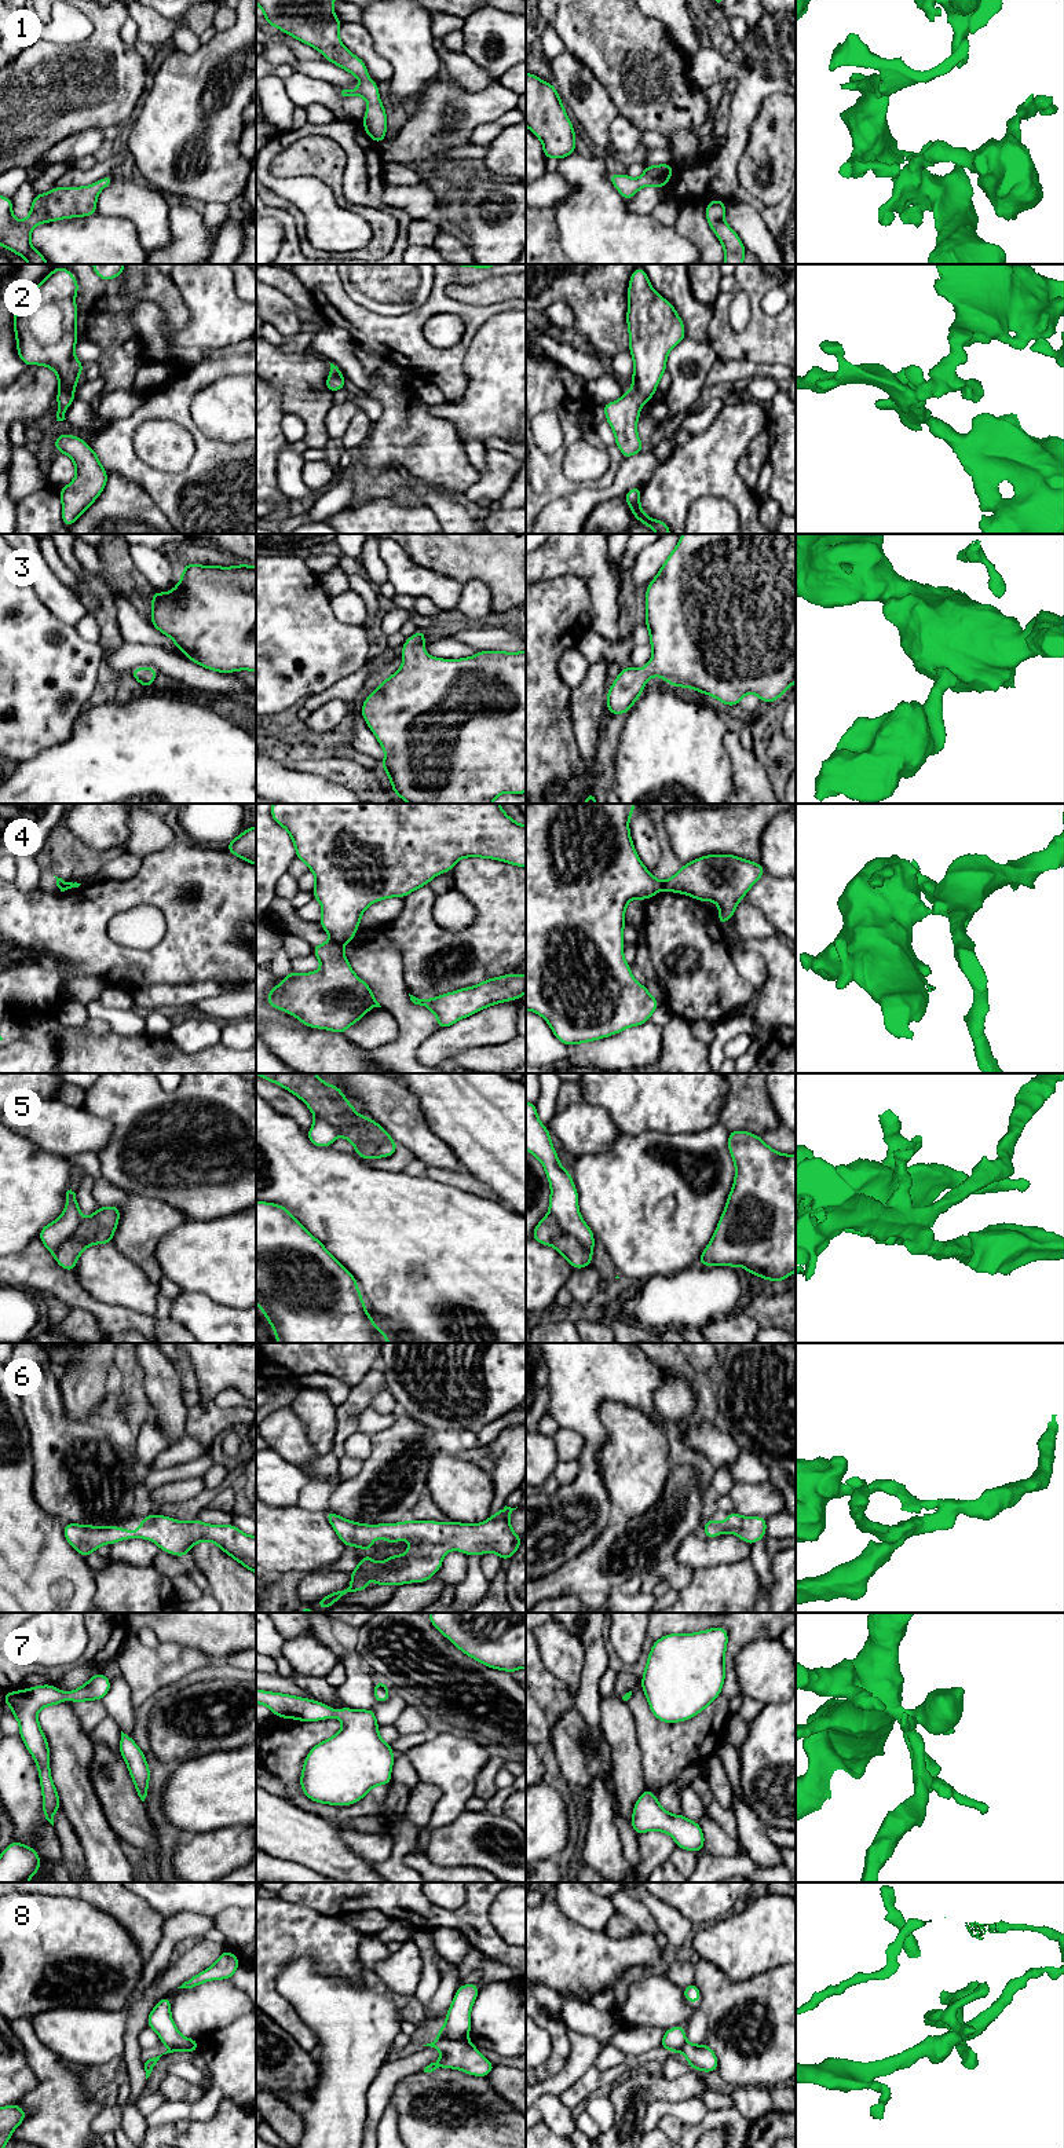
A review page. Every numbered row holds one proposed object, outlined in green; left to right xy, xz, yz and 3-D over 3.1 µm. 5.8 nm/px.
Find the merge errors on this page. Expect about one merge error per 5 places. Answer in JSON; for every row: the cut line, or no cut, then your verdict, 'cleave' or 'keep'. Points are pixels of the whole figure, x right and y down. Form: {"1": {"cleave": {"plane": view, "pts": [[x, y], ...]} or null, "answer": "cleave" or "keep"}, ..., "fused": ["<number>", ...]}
{"1": {"cleave": null, "answer": "keep"}, "2": {"cleave": null, "answer": "keep"}, "3": {"cleave": null, "answer": "keep"}, "4": {"cleave": {"plane": "xz", "pts": [[332, 939], [340, 943]]}, "answer": "cleave"}, "5": {"cleave": {"plane": "yz", "pts": [[549, 1212], [591, 1255]]}, "answer": "cleave"}, "6": {"cleave": null, "answer": "keep"}, "7": {"cleave": null, "answer": "keep"}, "8": {"cleave": {"plane": "xz", "pts": [[439, 2037], [467, 2039]]}, "answer": "cleave"}, "fused": ["4", "5", "8"]}

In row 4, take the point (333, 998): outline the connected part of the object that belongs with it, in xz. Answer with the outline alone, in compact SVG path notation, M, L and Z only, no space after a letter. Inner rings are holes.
M340 943L312 947L321 969L286 974L267 995L271 1007L295 1016L310 1028L343 1033L373 1007L381 1007L370 987L350 966Z

